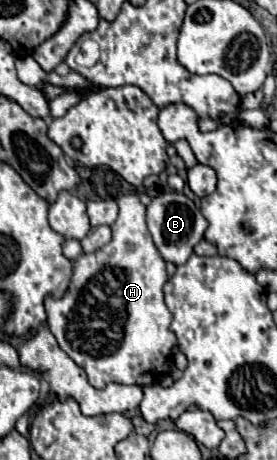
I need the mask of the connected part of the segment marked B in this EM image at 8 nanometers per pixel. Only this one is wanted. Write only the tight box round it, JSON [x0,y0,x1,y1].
[147,192,207,266]

